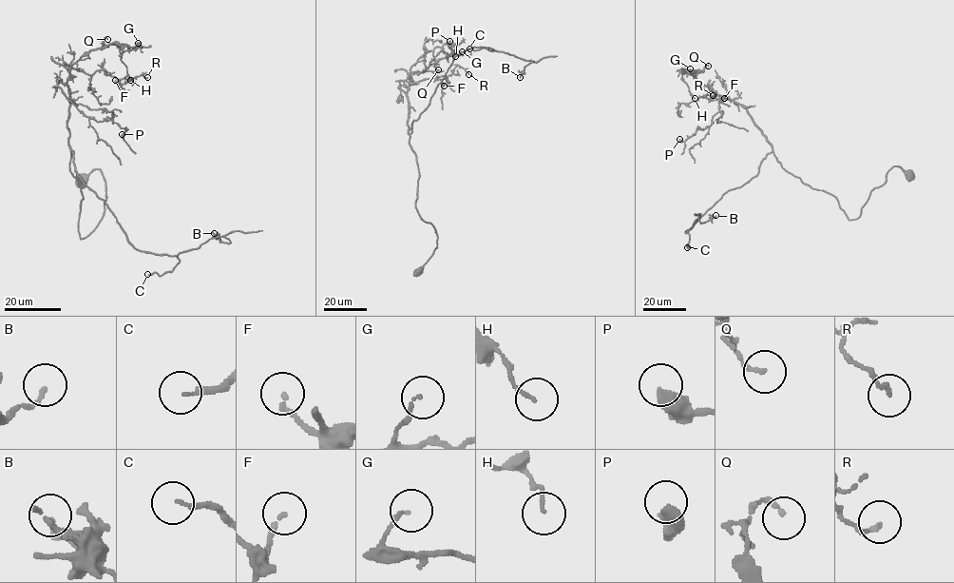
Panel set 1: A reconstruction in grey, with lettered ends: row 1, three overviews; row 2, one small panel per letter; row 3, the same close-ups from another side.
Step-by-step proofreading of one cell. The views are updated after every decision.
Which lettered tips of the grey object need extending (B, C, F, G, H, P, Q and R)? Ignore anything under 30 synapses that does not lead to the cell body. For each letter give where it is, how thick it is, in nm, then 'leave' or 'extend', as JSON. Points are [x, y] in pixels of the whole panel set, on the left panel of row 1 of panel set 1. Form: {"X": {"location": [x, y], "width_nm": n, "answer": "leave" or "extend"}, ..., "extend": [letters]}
{"B": {"location": [214, 233], "width_nm": 130, "answer": "leave"}, "C": {"location": [147, 274], "width_nm": 150, "answer": "extend"}, "F": {"location": [115, 80], "width_nm": 170, "answer": "leave"}, "G": {"location": [138, 43], "width_nm": 80, "answer": "leave"}, "H": {"location": [130, 80], "width_nm": 100, "answer": "leave"}, "P": {"location": [122, 134], "width_nm": 500, "answer": "leave"}, "Q": {"location": [107, 39], "width_nm": 120, "answer": "leave"}, "R": {"location": [147, 77], "width_nm": 150, "answer": "leave"}, "extend": ["C"]}

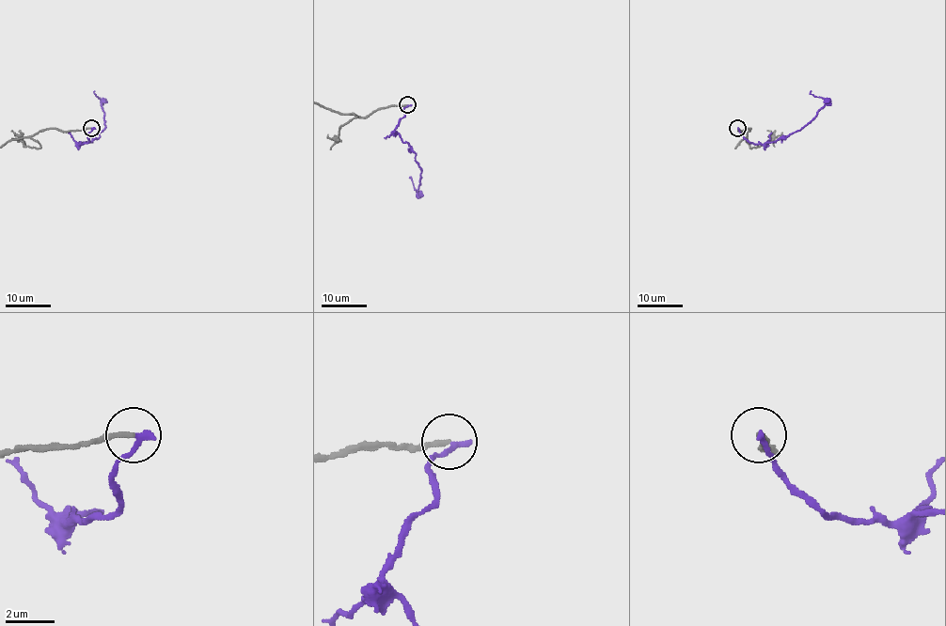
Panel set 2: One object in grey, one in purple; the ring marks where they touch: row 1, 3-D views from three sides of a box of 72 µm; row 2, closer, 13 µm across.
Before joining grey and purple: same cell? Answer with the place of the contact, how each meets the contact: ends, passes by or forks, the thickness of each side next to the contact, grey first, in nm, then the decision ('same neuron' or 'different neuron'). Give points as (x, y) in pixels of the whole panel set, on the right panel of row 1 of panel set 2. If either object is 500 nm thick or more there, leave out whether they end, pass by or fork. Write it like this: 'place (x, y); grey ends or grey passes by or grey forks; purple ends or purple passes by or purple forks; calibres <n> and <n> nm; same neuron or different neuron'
place (737, 128); grey ends; purple ends; calibres 220 and 280 nm; different neuron

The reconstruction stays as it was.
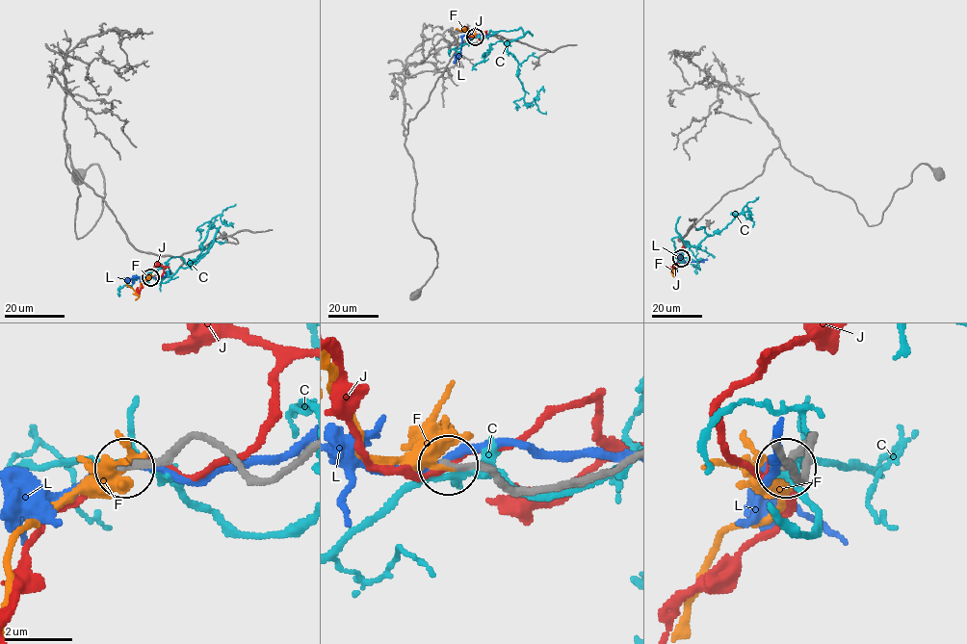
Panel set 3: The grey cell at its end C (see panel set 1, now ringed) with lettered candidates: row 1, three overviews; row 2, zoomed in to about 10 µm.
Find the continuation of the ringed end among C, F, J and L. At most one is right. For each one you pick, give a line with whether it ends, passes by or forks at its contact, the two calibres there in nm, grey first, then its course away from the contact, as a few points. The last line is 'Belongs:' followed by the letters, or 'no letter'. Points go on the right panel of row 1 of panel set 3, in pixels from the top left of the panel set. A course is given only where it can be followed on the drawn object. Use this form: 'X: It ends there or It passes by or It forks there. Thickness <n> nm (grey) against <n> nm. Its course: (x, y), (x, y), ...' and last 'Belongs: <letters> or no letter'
F: It ends there. Thickness 220 nm (grey) against 180 nm. Its course: (680, 258), (674, 270), (673, 264)
Belongs: F

